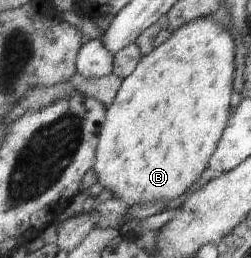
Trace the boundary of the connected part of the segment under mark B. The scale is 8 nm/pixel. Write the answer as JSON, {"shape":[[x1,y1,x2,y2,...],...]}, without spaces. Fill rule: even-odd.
{"shape":[[220,16,195,19,190,23,184,24,180,29,172,31,172,36,164,44,155,47,148,55,142,56,135,70,127,78,122,79,118,93,115,95,111,106,106,109,106,117,98,138,96,159,92,166,97,174,99,184,103,188,111,190,113,198,121,199,124,203,128,204,129,208,157,201,165,203,185,194,201,178,201,175,205,172,205,168,209,167,209,159,217,148,218,142,221,140,223,131,227,126,228,116,233,108,229,101,234,91,235,45,234,38,223,27]]}

